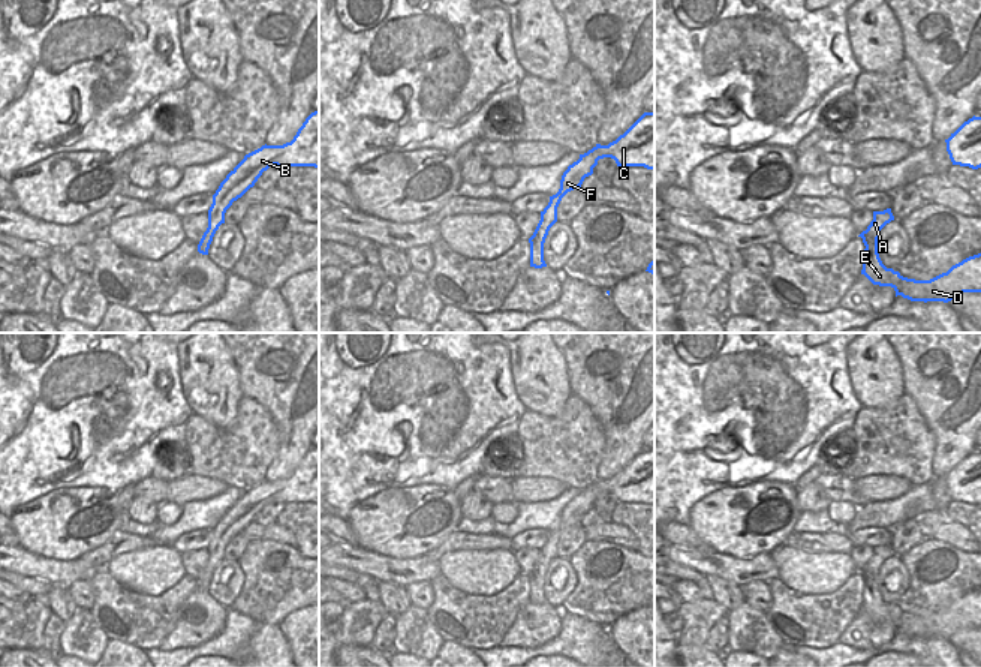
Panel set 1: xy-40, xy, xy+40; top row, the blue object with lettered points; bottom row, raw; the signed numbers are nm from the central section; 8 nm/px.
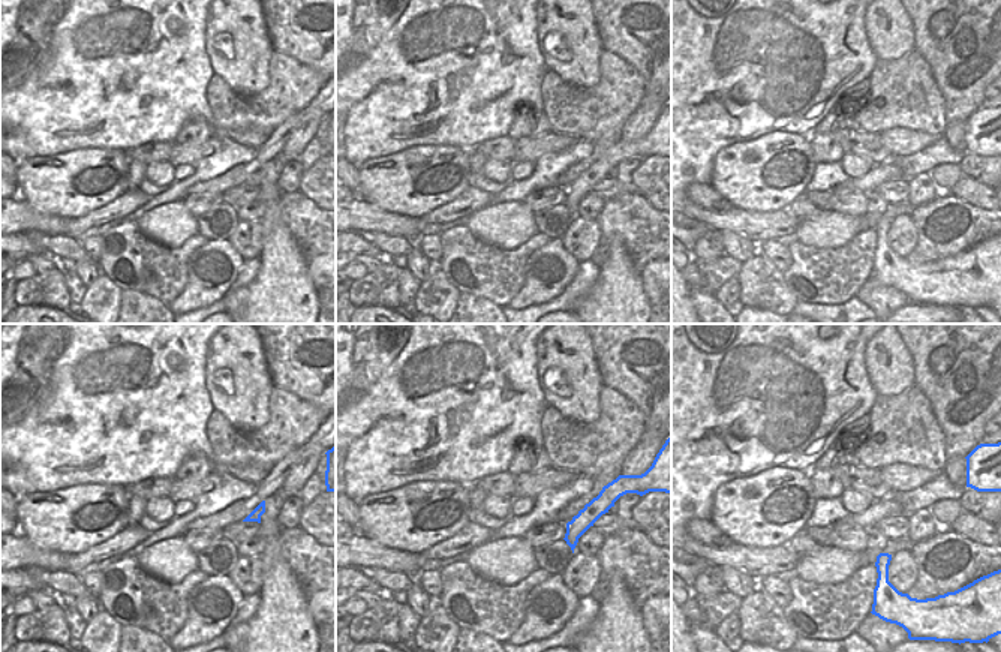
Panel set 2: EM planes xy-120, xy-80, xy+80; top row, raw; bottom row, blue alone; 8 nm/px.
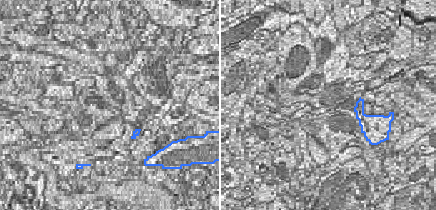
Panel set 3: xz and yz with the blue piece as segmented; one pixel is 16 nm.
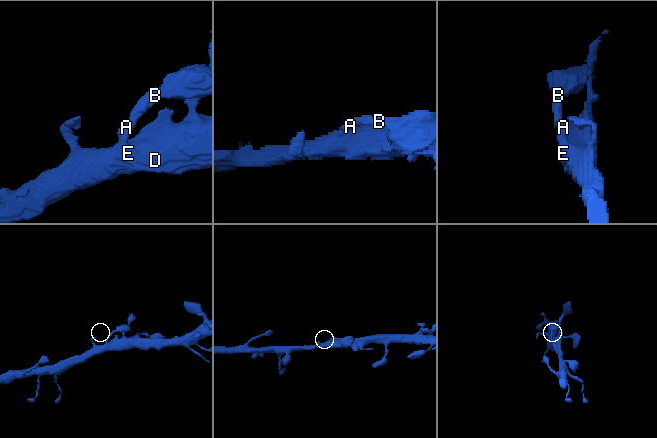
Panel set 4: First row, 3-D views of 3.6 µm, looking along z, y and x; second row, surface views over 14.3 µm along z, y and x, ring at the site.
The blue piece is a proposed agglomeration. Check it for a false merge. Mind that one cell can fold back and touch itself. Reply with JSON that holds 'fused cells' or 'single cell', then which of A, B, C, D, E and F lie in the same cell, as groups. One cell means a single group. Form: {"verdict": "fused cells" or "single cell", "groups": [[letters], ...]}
{"verdict": "single cell", "groups": [["A", "B", "C", "D", "E", "F"]]}

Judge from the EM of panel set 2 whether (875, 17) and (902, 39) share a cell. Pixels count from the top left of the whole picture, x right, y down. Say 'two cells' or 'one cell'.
one cell

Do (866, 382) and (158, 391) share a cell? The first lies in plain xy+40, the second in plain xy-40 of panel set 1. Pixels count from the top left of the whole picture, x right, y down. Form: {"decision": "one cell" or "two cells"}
{"decision": "two cells"}

